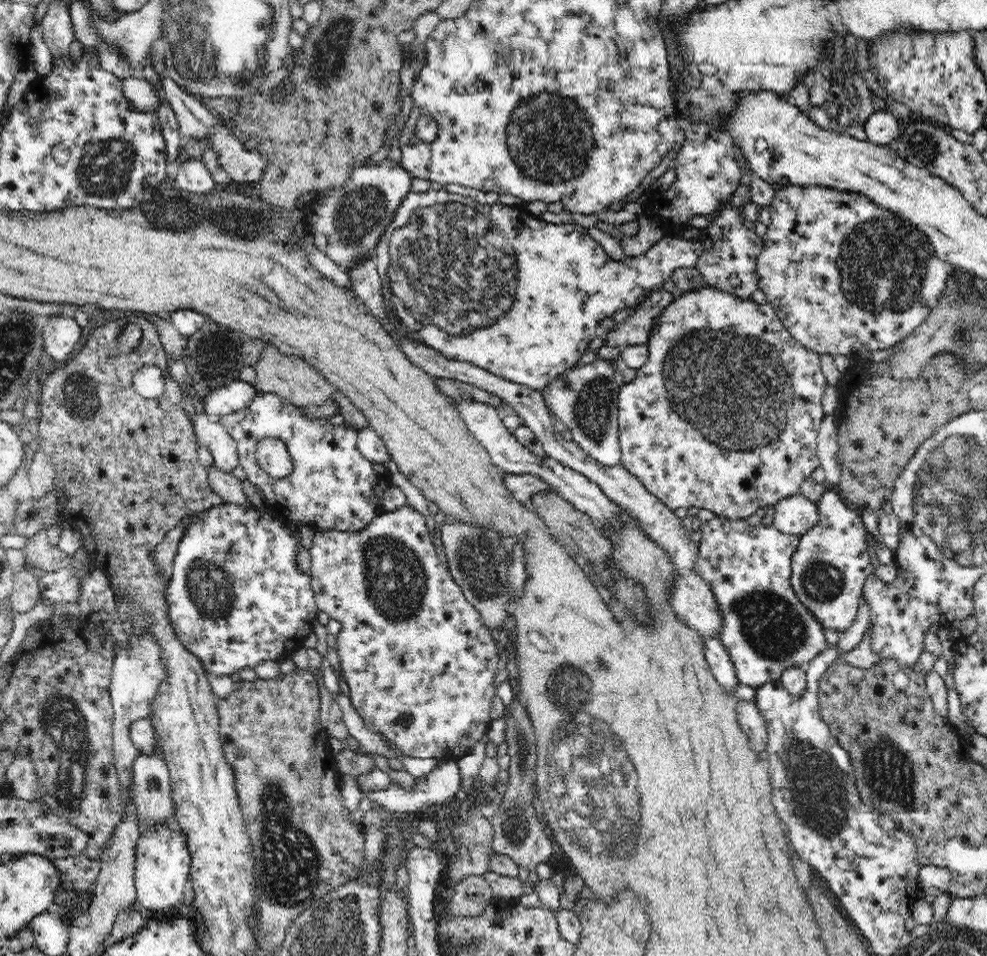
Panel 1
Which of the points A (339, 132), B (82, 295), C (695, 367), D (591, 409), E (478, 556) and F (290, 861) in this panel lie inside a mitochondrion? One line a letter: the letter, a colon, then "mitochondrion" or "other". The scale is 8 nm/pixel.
A: other
B: other
C: mitochondrion
D: mitochondrion
E: mitochondrion
F: mitochondrion

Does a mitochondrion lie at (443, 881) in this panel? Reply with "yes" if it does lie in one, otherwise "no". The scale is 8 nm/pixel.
no

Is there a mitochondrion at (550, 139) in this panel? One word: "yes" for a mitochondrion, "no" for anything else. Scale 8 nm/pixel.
yes

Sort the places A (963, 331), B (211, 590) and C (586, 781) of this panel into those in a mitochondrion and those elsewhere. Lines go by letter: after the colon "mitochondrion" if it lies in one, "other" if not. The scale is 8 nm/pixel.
A: mitochondrion
B: mitochondrion
C: mitochondrion

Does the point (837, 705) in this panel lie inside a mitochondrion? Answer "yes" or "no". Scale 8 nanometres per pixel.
no

